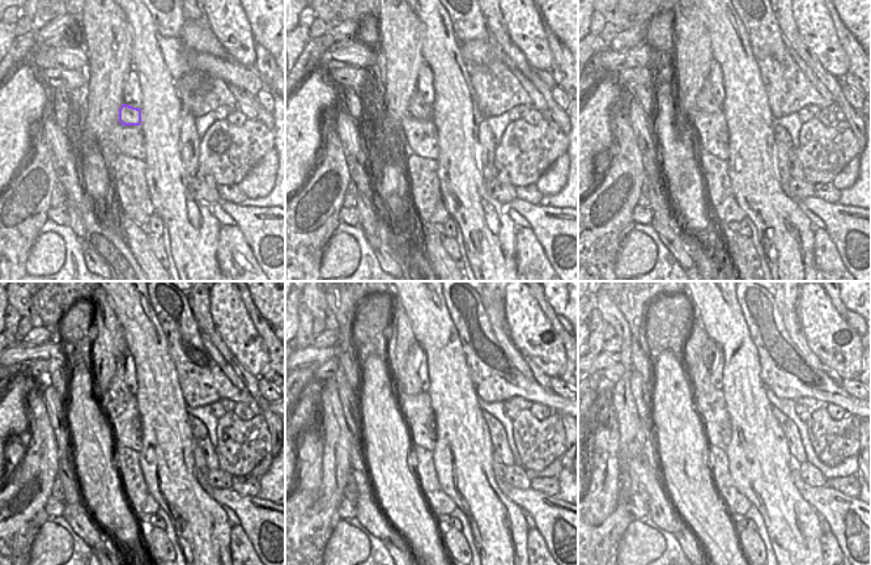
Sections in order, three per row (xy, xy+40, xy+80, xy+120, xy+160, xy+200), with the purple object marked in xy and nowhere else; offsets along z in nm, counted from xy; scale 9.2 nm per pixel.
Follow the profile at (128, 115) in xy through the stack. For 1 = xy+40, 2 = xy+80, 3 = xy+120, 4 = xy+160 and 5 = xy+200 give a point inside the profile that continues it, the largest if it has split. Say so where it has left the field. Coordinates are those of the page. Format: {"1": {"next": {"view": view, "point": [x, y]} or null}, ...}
{"1": {"next": {"view": "xy+40", "point": [417, 107]}}, "2": {"next": {"view": "xy+80", "point": [705, 101]}}, "3": {"next": {"view": "xy+120", "point": [118, 390]}}, "4": {"next": {"view": "xy+160", "point": [408, 383]}}, "5": {"next": {"view": "xy+200", "point": [700, 374]}}}

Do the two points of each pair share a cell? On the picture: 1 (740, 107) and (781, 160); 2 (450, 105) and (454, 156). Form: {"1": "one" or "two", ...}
{"1": "two", "2": "one"}

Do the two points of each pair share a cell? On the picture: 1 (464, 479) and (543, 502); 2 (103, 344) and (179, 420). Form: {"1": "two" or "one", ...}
{"1": "two", "2": "two"}

